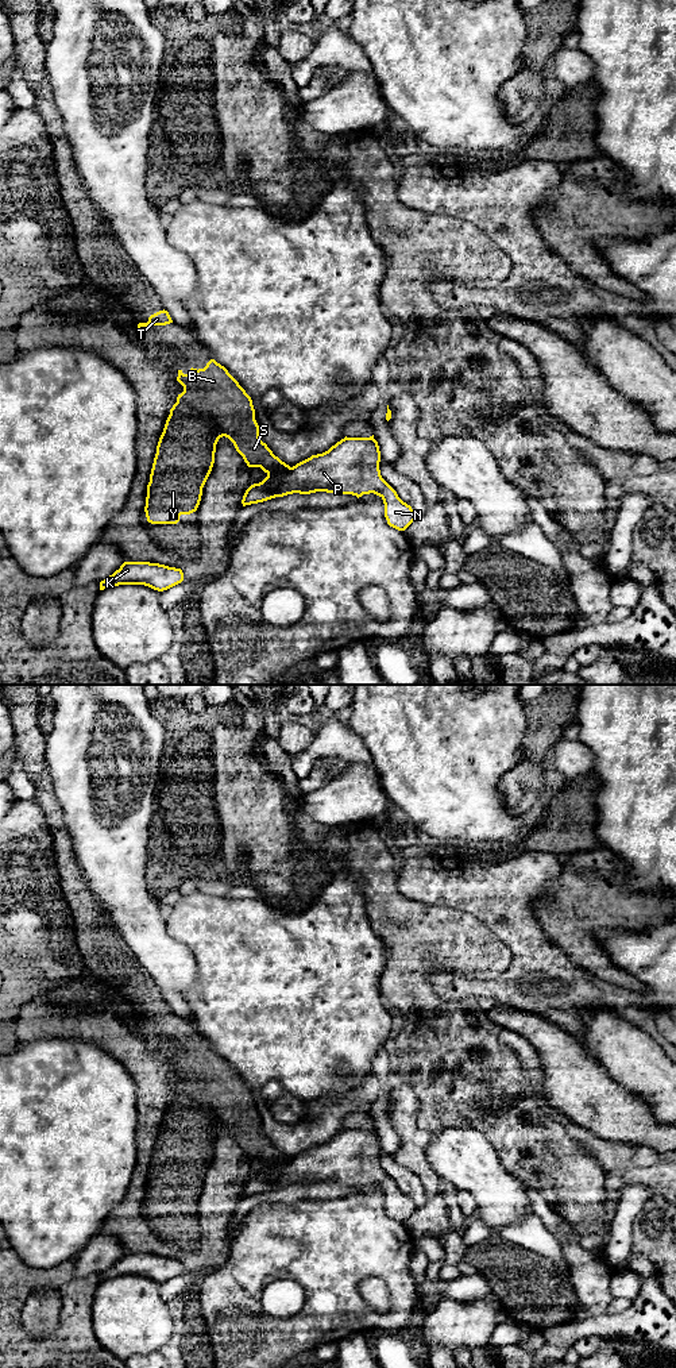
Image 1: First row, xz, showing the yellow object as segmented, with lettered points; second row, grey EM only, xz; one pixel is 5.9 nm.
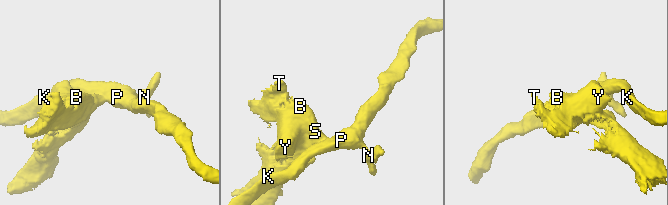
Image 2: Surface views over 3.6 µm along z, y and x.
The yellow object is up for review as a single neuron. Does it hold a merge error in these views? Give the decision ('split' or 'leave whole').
split

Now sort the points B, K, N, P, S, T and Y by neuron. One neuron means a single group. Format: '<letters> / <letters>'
B S T Y / K N P

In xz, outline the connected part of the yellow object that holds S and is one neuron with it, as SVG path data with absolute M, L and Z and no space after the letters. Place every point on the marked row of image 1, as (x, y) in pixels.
M210 359L204 369L192 367L188 374L178 370L177 381L184 392L170 409L147 485L144 512L151 524L177 524L181 515L197 510L215 463L216 444L223 436L233 443L248 467L260 467L267 475L290 469L259 439L252 400L224 366Z

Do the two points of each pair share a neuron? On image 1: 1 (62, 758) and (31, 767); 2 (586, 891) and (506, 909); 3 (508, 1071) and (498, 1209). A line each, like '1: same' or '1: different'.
1: different
2: different
3: different

